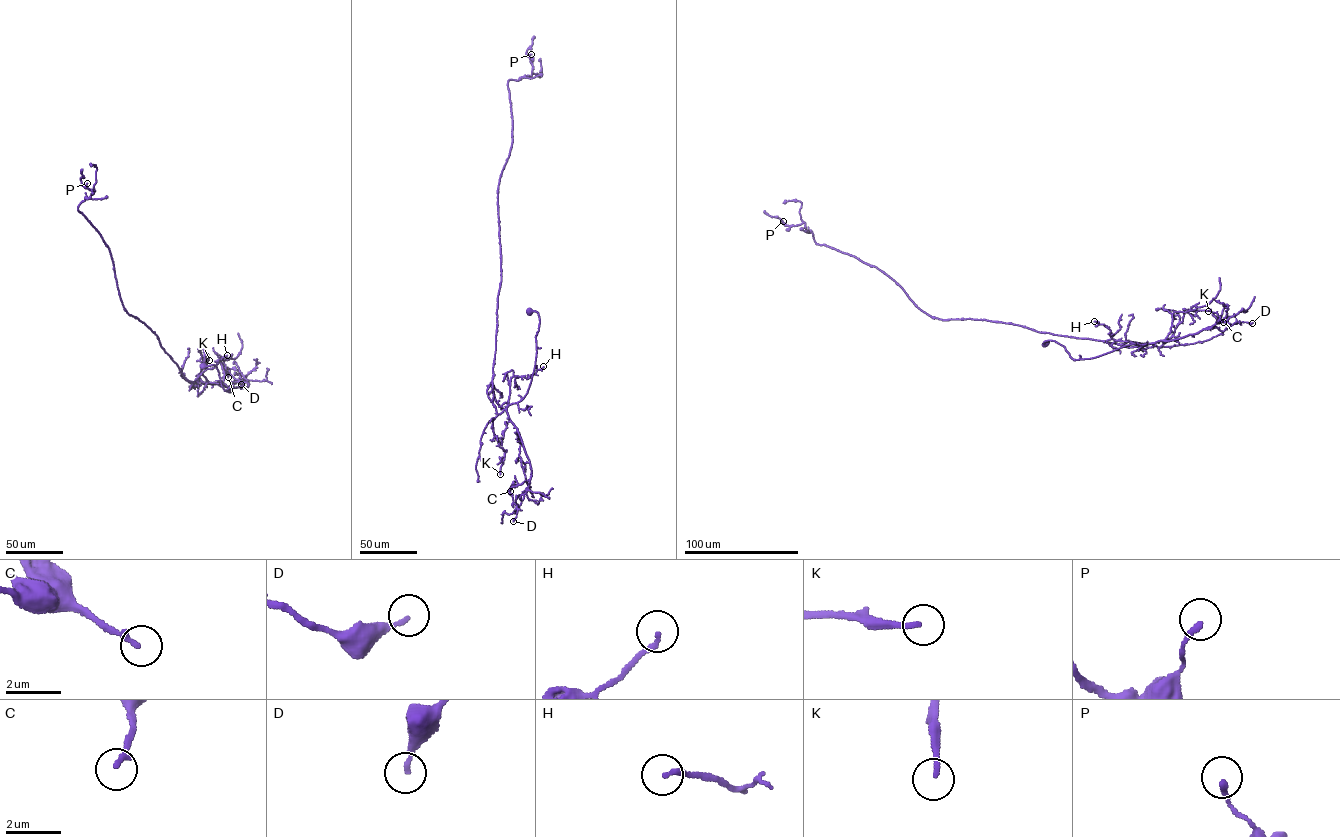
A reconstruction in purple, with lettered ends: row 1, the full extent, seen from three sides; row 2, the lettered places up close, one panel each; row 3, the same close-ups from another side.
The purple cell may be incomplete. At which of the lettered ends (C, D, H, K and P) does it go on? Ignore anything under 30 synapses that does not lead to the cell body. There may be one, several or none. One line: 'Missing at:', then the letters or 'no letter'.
Missing at: C, K

